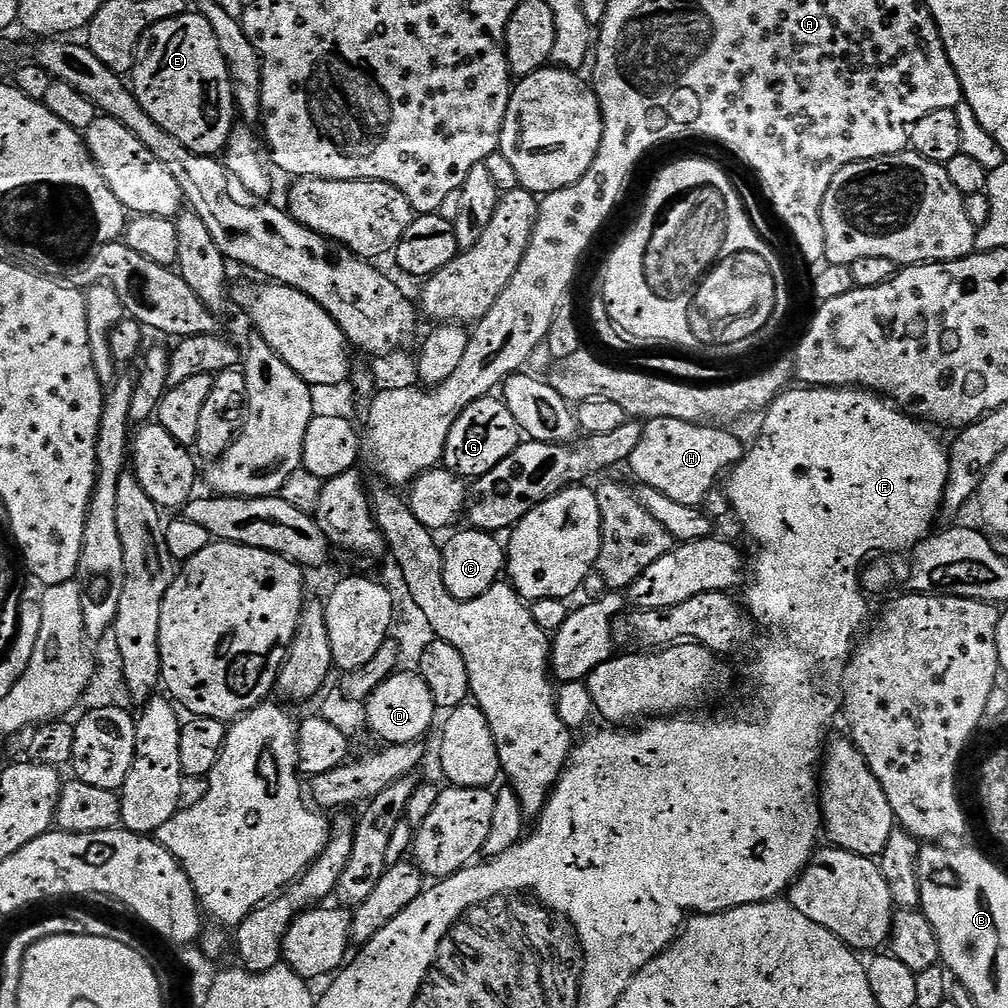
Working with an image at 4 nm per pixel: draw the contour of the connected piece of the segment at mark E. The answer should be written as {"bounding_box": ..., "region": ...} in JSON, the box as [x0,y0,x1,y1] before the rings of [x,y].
{"bounding_box":[130,10,238,156],"region":[[[189,10],[183,16],[163,20],[146,30],[136,47],[130,87],[144,113],[158,122],[158,126],[162,126],[162,130],[166,130],[166,134],[173,136],[182,147],[198,156],[216,156],[225,151],[238,113],[232,103],[228,63],[218,46],[218,38],[214,38],[214,30],[210,30],[210,22],[206,22],[204,16]]]}

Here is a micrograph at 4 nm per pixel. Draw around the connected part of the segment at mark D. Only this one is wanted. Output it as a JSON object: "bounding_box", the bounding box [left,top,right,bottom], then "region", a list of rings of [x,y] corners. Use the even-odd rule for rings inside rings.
{"bounding_box":[366,670,438,744],"region":[[[397,670],[392,673],[366,702],[368,708],[368,724],[378,739],[389,744],[414,744],[423,741],[424,735],[432,728],[438,709],[430,694],[430,686],[420,677],[419,671],[404,672]]]}

